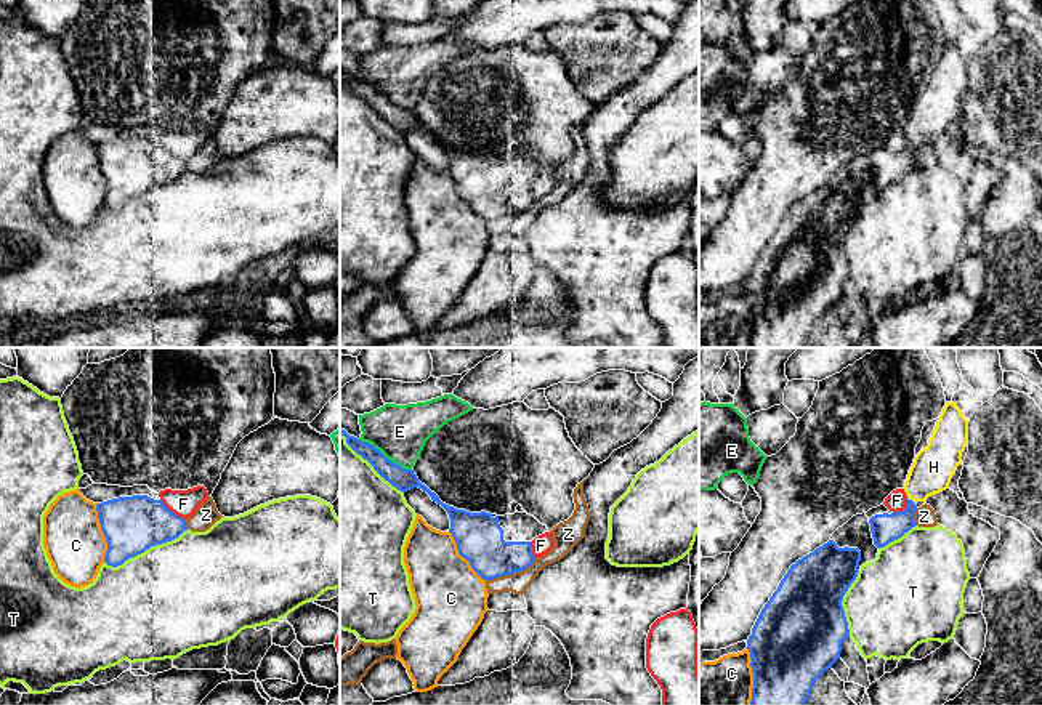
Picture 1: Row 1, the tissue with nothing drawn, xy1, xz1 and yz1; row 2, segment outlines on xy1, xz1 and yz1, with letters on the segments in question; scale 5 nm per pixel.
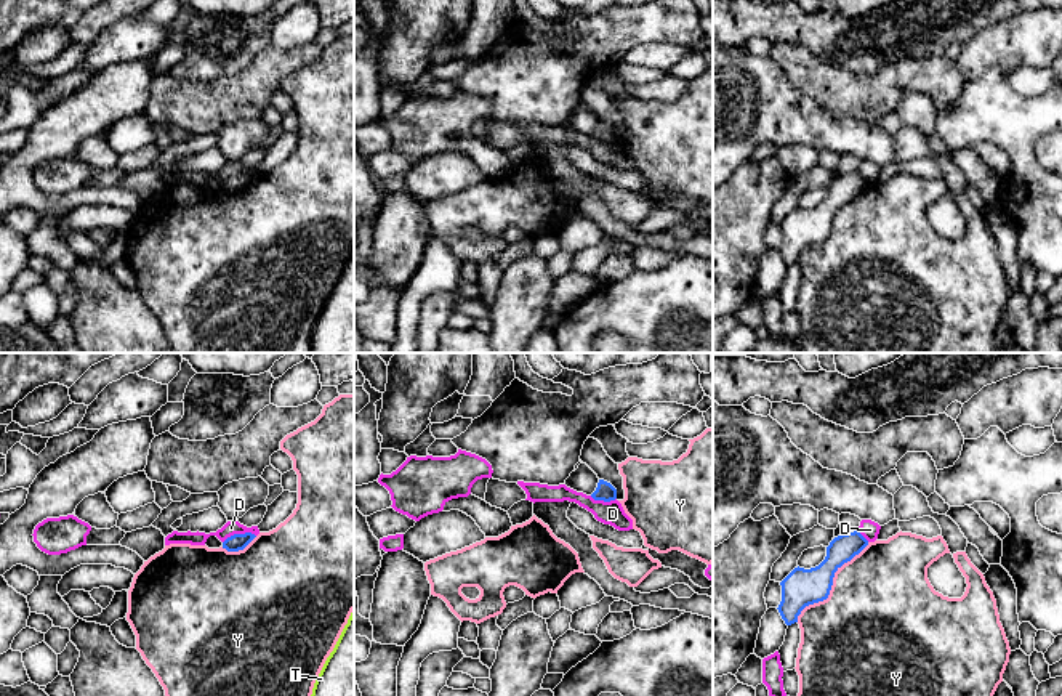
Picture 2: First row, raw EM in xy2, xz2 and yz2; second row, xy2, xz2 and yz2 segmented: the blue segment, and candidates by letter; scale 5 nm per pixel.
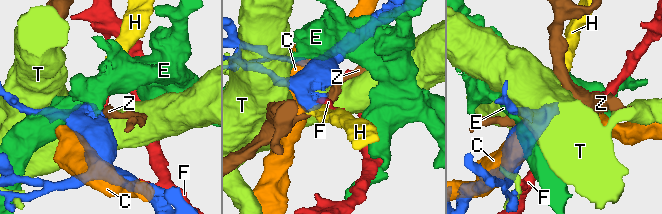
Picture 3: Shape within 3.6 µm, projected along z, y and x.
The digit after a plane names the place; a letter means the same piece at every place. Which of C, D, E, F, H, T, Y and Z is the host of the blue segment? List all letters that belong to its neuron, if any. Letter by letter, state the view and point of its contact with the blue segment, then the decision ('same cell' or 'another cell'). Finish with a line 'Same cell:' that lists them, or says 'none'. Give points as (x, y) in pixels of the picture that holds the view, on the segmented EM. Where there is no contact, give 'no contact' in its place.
C: xy1 (103, 532) | another cell
D: xy2 (239, 534) | another cell
E: xz1 (383, 455) | another cell
F: xy1 (170, 511) | another cell
H: no contact | same cell
T: xy1 (146, 548) | another cell
Y: yz2 (832, 584) | another cell
Z: xz1 (510, 574) | another cell
Same cell: H

